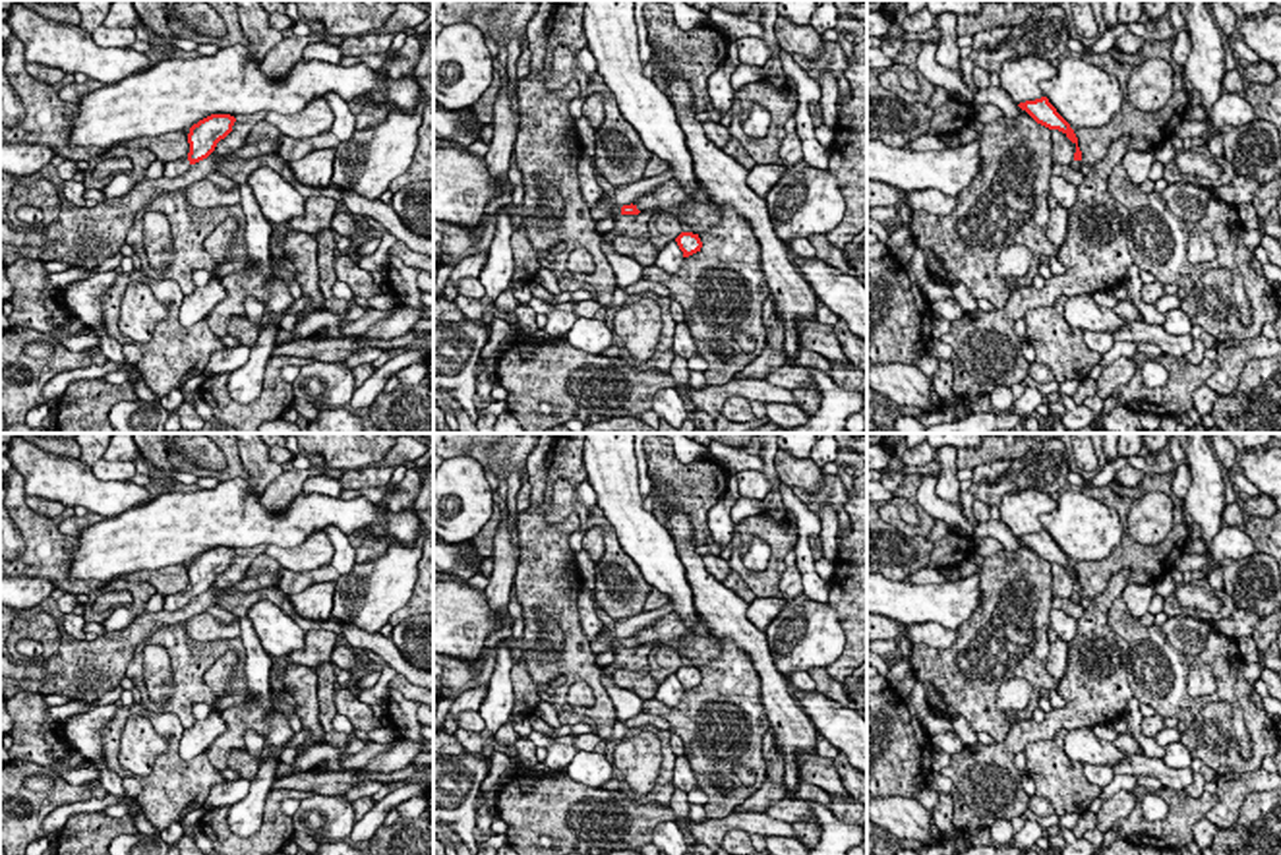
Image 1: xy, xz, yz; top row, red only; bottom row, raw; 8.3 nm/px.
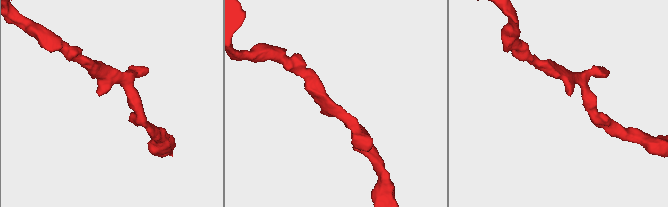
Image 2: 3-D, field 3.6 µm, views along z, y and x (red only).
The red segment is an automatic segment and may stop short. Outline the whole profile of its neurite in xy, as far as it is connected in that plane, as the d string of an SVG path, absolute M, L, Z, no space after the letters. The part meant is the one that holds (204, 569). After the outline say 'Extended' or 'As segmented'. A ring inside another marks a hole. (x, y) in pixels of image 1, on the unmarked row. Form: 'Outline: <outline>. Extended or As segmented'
Outline: M211 547L190 561L188 576L190 586L186 592L164 596L166 611L182 609L192 598L207 592L217 576L224 573L234 559L236 551L230 547Z. Extended

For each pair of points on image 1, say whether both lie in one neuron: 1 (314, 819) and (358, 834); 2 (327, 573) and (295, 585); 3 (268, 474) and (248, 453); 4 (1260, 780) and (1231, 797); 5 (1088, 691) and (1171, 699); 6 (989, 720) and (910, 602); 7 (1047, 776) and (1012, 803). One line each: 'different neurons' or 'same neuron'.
1: different neurons
2: same neuron
3: same neuron
4: same neuron
5: different neurons
6: different neurons
7: different neurons

